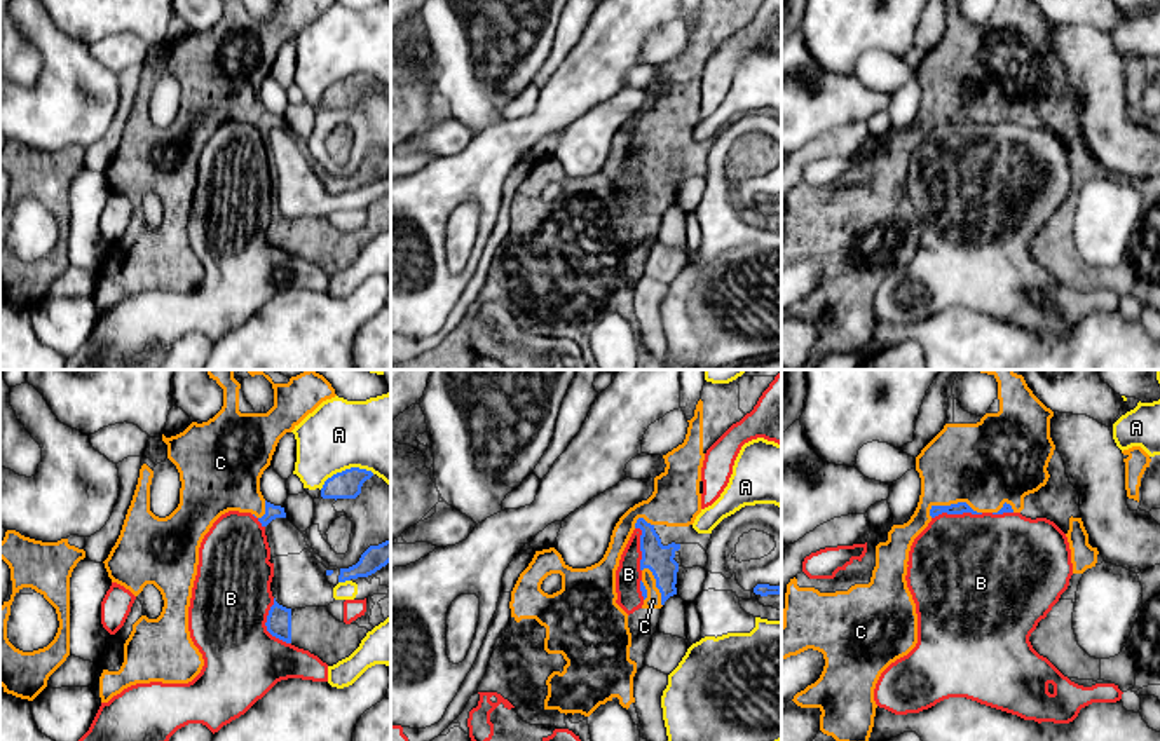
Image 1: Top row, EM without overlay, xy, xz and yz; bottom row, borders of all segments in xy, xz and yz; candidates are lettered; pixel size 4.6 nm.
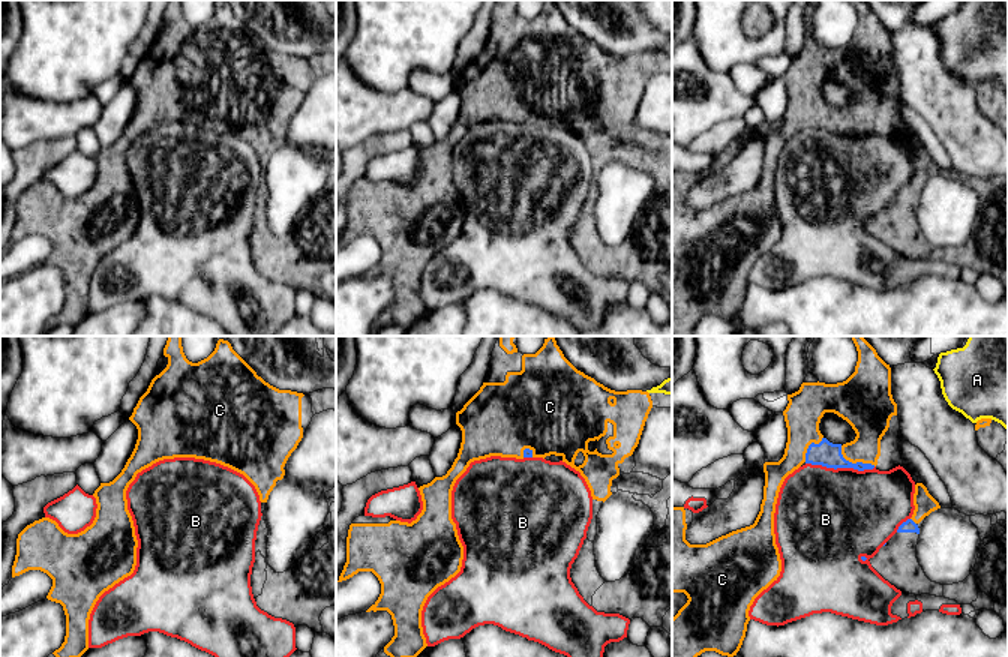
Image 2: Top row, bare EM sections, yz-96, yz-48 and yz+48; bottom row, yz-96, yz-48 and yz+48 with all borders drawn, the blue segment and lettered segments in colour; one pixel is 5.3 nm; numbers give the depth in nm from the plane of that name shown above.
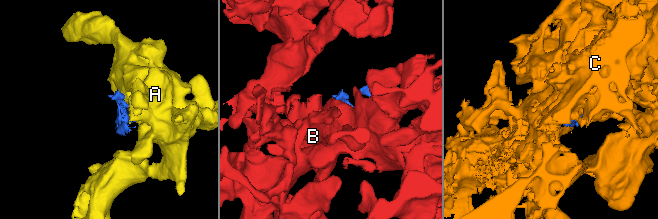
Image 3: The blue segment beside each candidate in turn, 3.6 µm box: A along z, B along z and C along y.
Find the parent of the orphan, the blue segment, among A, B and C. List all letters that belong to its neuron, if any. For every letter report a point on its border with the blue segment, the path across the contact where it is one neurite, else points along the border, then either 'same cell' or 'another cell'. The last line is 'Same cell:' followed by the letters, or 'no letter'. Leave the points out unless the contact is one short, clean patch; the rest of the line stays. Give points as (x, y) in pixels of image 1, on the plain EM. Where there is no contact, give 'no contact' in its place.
A: contact xy (346, 79); another cell
B: contact xy (266, 234); another cell
C: contact yz (955, 114); same cell
Same cell: C

